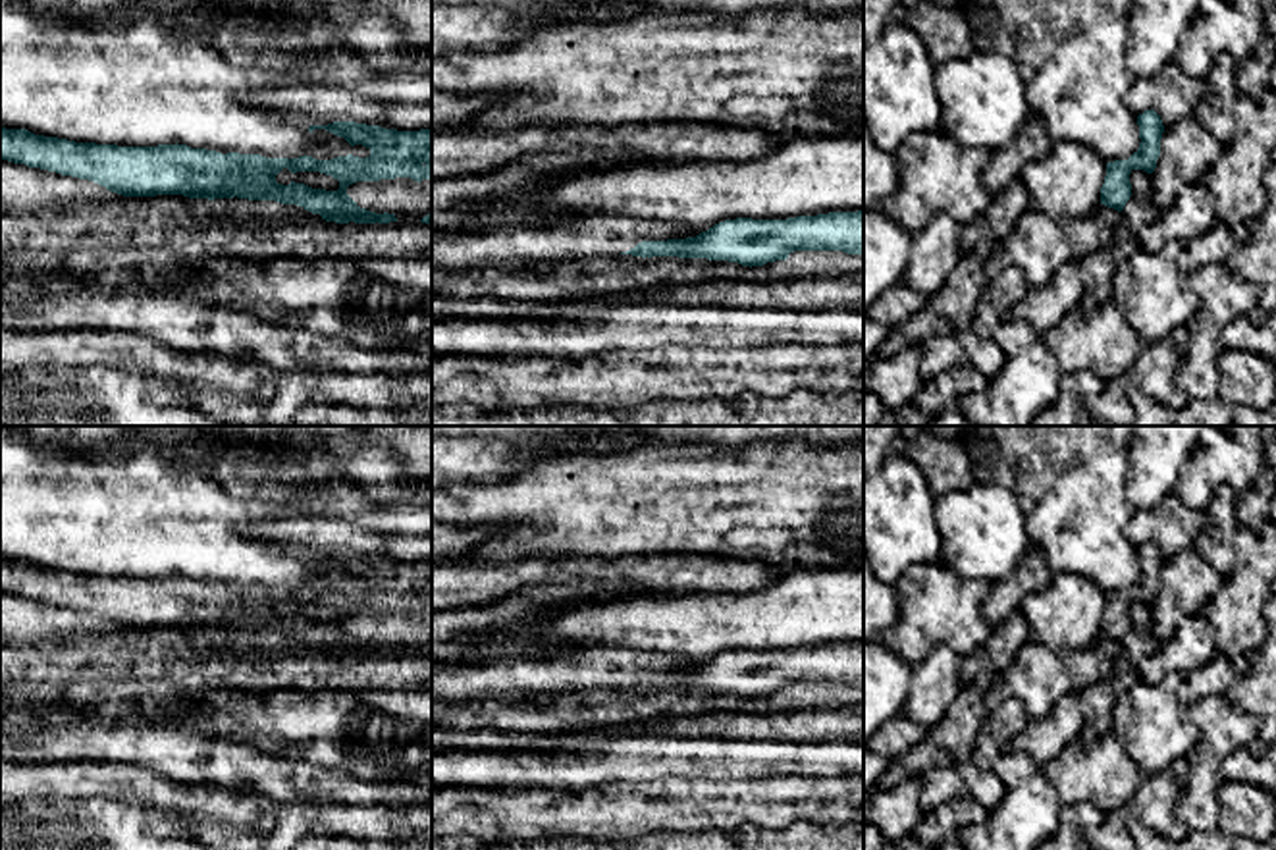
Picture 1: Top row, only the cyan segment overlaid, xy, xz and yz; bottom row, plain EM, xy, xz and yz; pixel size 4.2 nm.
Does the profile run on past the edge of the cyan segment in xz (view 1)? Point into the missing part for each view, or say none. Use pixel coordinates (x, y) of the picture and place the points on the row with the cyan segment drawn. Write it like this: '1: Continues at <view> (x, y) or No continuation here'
1: No continuation here

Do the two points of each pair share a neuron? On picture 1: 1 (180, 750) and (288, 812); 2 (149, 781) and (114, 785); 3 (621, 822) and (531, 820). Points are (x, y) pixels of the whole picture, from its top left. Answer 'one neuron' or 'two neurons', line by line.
1: two neurons
2: one neuron
3: one neuron

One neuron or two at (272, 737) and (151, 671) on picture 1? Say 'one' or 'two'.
two

